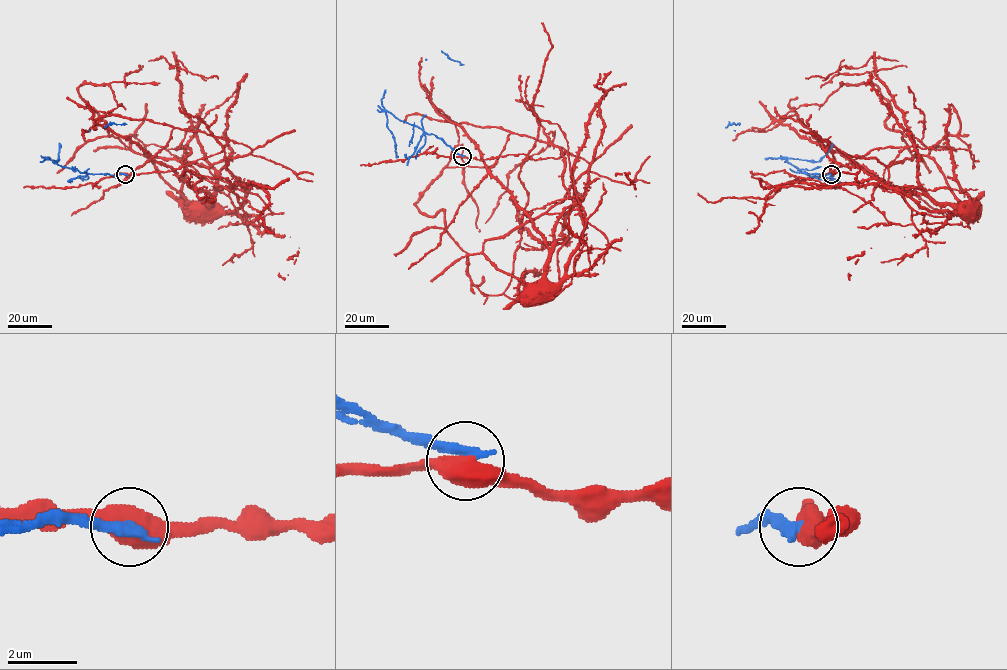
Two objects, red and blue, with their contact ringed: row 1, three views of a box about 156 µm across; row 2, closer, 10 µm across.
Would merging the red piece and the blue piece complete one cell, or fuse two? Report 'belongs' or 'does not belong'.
does not belong

